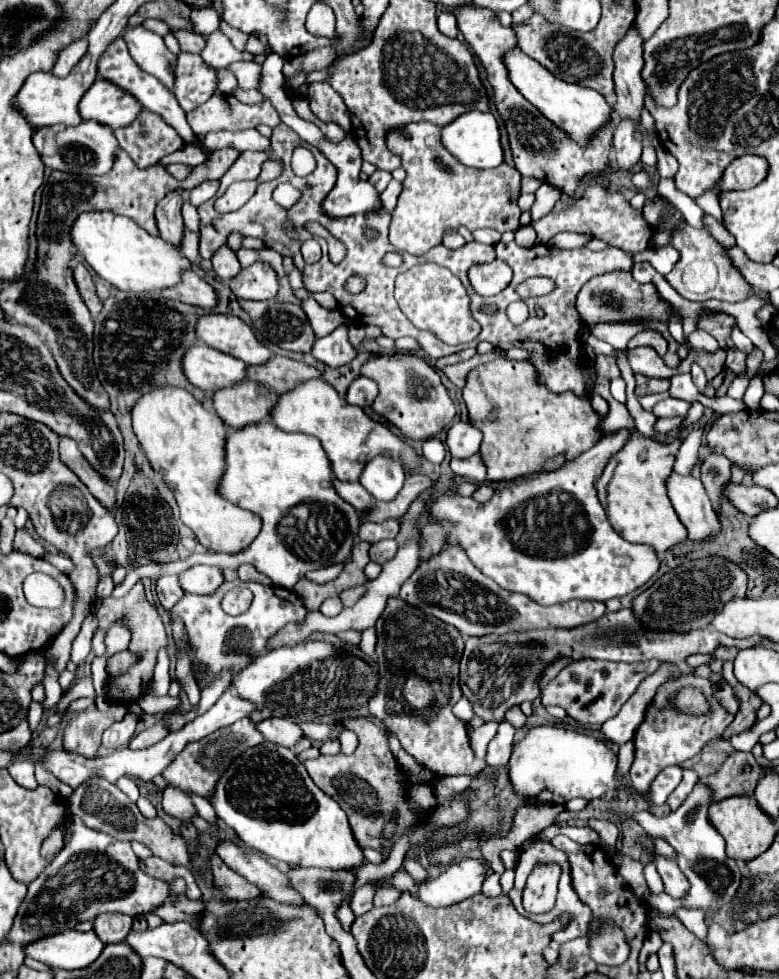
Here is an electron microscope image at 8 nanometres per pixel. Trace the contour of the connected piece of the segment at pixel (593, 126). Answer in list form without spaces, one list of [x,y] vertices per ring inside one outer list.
[[[518,47],[510,49],[504,53],[504,63],[508,69],[508,77],[510,83],[552,123],[556,123],[558,127],[562,127],[562,131],[566,131],[576,143],[584,145],[590,141],[590,137],[594,135],[594,131],[598,131],[598,127],[602,123],[606,123],[610,119],[612,109],[608,107],[608,103],[604,101],[604,97],[588,87],[582,85],[574,85],[574,83],[566,83],[562,79],[556,79],[546,67],[542,67],[538,61],[530,59],[526,53],[522,53]]]

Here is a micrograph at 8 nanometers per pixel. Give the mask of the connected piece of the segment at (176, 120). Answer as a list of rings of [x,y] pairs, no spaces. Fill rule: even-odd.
[[[122,37],[114,39],[114,41],[106,47],[106,51],[100,55],[100,59],[98,59],[98,77],[104,79],[104,81],[108,81],[108,83],[114,83],[114,85],[120,87],[122,91],[126,91],[128,95],[132,95],[134,99],[138,99],[138,103],[140,103],[142,107],[146,107],[146,109],[158,113],[162,119],[166,119],[166,123],[170,123],[170,125],[180,133],[180,137],[182,137],[186,143],[192,143],[192,135],[194,135],[194,133],[192,133],[190,125],[186,123],[184,111],[178,109],[178,101],[174,99],[174,95],[168,91],[168,87],[166,87],[162,81],[158,81],[158,79],[152,77],[152,75],[146,75],[146,73],[134,63],[134,59],[130,57],[128,47],[126,47],[126,43],[124,43]]]

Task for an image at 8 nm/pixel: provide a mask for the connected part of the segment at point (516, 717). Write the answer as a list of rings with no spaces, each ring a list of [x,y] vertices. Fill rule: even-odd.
[[[514,706],[514,709],[510,709],[508,713],[506,713],[506,721],[510,721],[516,729],[520,729],[520,727],[524,727],[526,725],[526,721],[528,721],[526,715],[520,711],[519,706]]]

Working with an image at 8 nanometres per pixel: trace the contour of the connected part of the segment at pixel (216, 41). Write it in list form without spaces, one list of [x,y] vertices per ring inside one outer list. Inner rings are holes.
[[[216,30],[208,37],[201,57],[211,67],[220,69],[236,61],[250,61],[254,55],[235,49],[224,34],[220,30]]]

